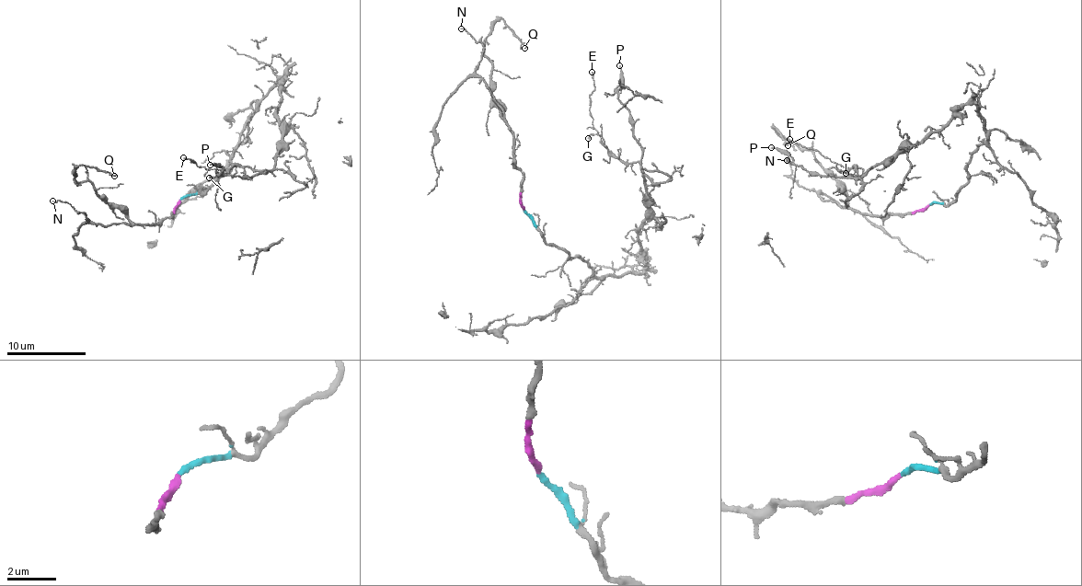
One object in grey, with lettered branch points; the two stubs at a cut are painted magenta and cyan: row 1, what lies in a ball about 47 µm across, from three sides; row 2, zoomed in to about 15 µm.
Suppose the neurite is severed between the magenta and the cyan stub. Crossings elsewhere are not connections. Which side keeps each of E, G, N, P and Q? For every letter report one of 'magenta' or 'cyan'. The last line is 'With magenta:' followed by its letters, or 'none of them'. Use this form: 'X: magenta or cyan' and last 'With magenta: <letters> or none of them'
E: cyan
G: cyan
N: magenta
P: cyan
Q: magenta
With magenta: N, Q

